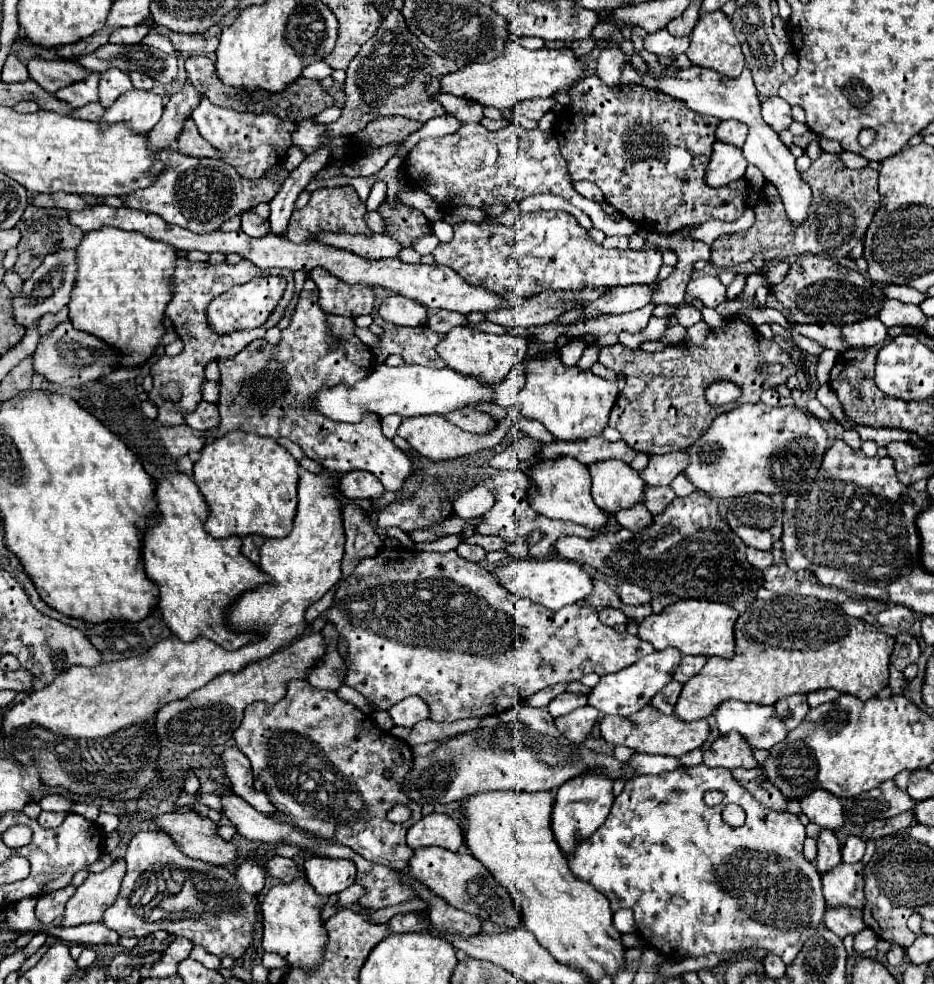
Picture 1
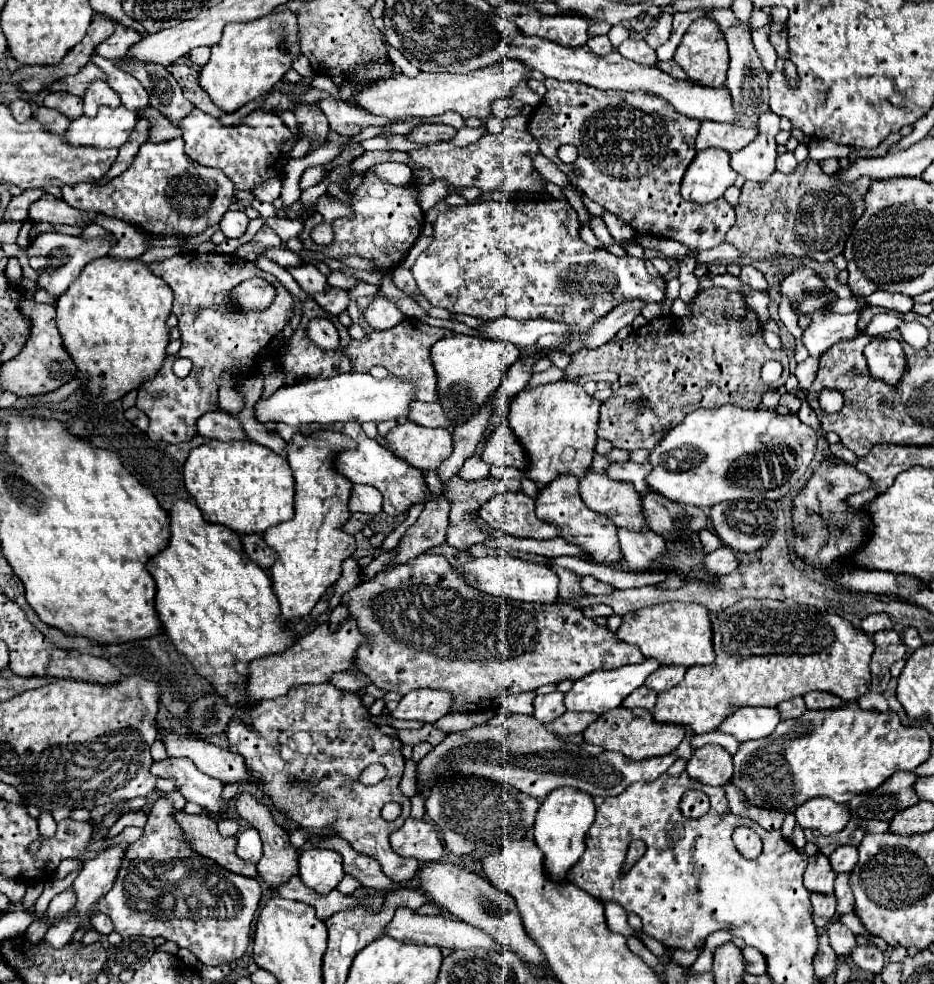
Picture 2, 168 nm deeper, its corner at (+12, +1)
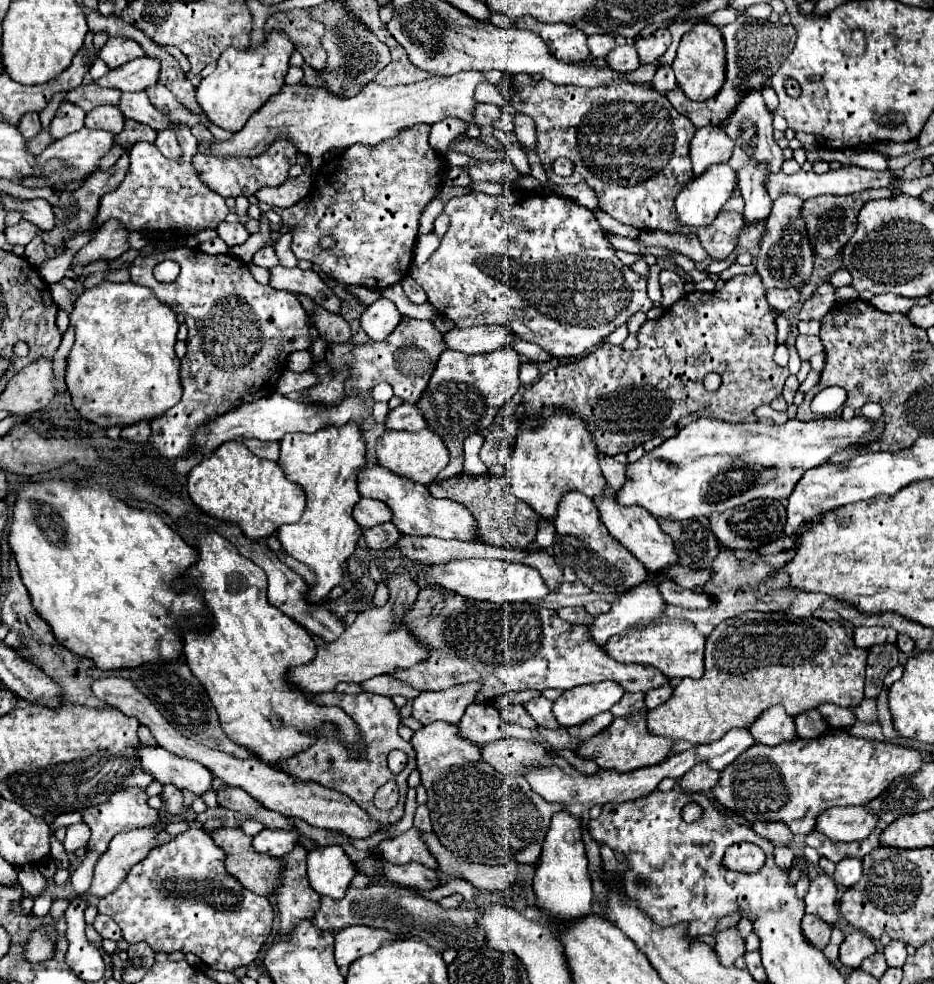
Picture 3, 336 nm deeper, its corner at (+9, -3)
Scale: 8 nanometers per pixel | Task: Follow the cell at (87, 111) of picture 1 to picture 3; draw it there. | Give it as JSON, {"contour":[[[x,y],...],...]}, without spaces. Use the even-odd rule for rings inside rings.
{"contour":[[[42,131],[42,133],[38,133],[34,139],[26,141],[26,149],[28,149],[28,153],[32,153],[32,155],[40,155],[52,141],[54,141],[54,139],[50,137],[50,133],[48,133],[48,131]]]}

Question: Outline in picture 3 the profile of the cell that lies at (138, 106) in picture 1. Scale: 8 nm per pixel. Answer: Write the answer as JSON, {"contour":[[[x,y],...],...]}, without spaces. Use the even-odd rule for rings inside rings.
{"contour":[[[84,127],[84,129],[76,131],[76,133],[70,133],[68,137],[60,139],[60,141],[54,141],[52,145],[48,145],[48,147],[36,157],[36,161],[38,161],[36,169],[38,169],[38,171],[40,171],[42,165],[44,165],[46,161],[50,161],[50,159],[60,159],[60,161],[64,161],[64,169],[58,169],[56,173],[48,173],[48,175],[38,173],[36,177],[46,179],[48,185],[62,185],[62,183],[66,185],[66,183],[82,181],[82,179],[86,179],[90,173],[94,173],[94,171],[100,167],[100,159],[108,153],[108,149],[112,147],[112,143],[114,143],[112,133],[104,133],[102,129],[100,129],[100,131],[90,131],[90,129]]]}

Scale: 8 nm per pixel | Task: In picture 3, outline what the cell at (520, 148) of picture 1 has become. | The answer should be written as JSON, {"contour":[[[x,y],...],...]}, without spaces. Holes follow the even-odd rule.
{"contour":[[[482,161],[476,163],[474,167],[466,169],[468,175],[472,177],[472,181],[494,181],[494,183],[506,183],[506,181],[514,181],[518,177],[518,171],[512,163],[504,163],[504,161]]]}

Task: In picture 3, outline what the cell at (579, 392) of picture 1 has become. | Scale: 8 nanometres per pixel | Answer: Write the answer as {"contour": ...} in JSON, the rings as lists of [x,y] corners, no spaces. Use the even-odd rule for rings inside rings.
{"contour":[[[552,409],[540,429],[528,429],[528,425],[518,429],[516,449],[506,463],[506,475],[510,479],[508,495],[524,501],[546,521],[556,517],[558,503],[568,491],[580,491],[590,499],[606,491],[598,453],[592,445],[592,433],[584,429],[584,421],[580,421],[580,417],[560,413],[560,409]]]}

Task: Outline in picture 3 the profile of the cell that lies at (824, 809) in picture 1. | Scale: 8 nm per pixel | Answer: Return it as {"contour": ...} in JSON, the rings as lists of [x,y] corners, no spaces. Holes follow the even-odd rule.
{"contour":[[[832,807],[820,815],[816,831],[832,841],[850,843],[866,839],[878,825],[880,819],[868,807]]]}

